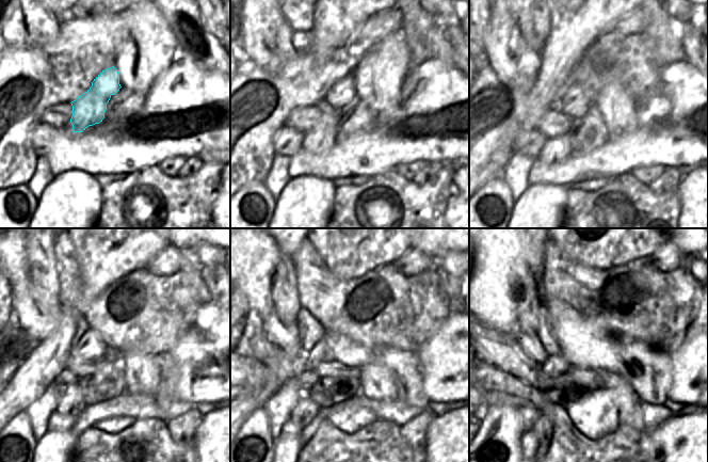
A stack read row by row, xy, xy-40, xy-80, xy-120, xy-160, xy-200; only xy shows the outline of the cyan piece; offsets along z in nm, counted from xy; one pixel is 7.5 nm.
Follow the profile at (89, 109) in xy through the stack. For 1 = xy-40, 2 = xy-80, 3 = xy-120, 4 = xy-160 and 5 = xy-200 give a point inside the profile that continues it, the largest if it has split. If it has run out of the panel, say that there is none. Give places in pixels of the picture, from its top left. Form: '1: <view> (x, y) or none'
1: xy-40 (319, 141)
2: xy-80 (556, 149)
3: xy-120 (70, 403)
4: xy-160 (305, 411)
5: xy-200 (542, 429)

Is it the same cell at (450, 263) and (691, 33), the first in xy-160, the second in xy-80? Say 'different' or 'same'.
different

